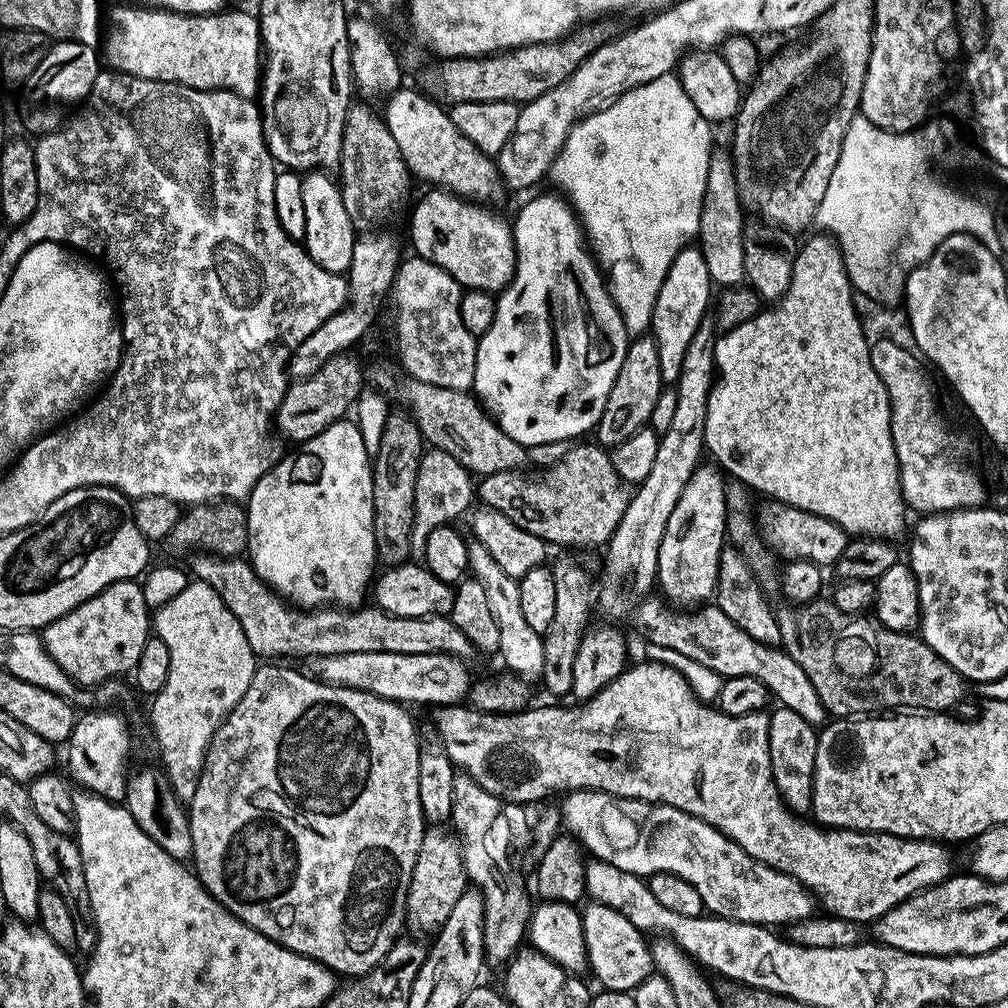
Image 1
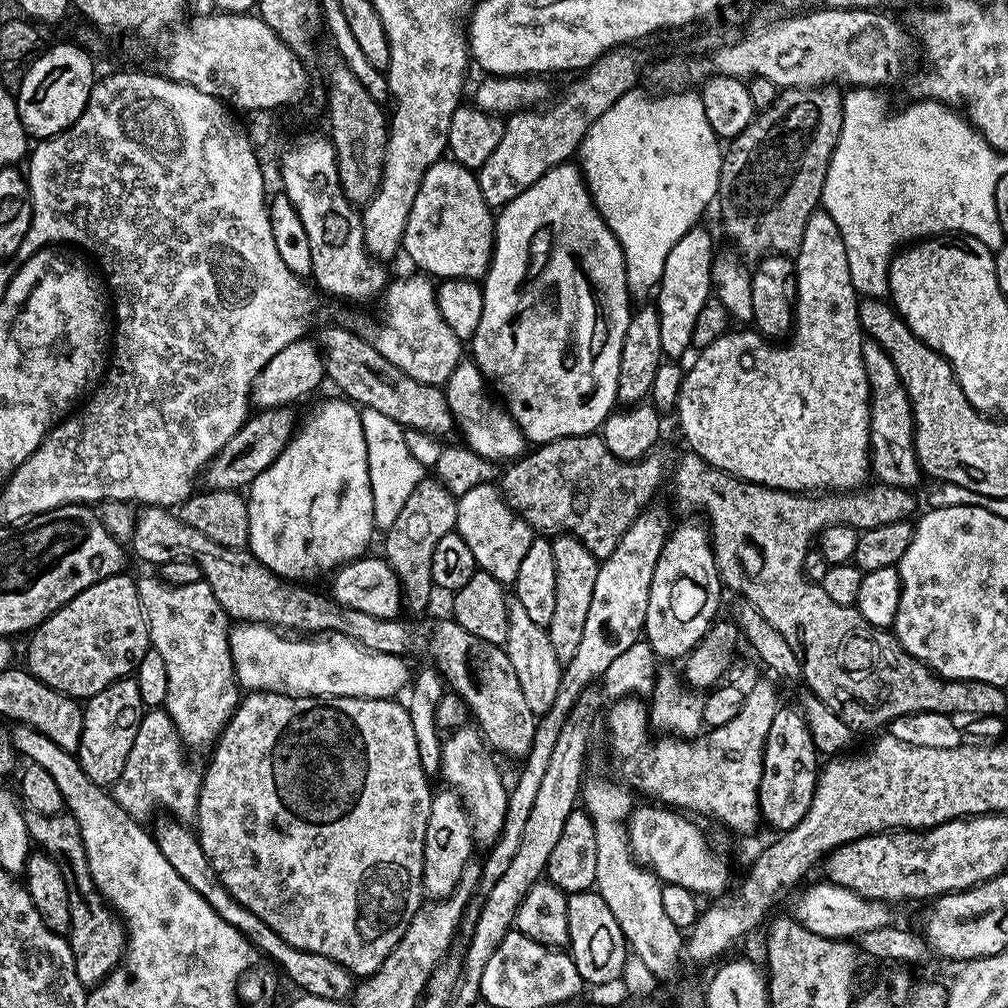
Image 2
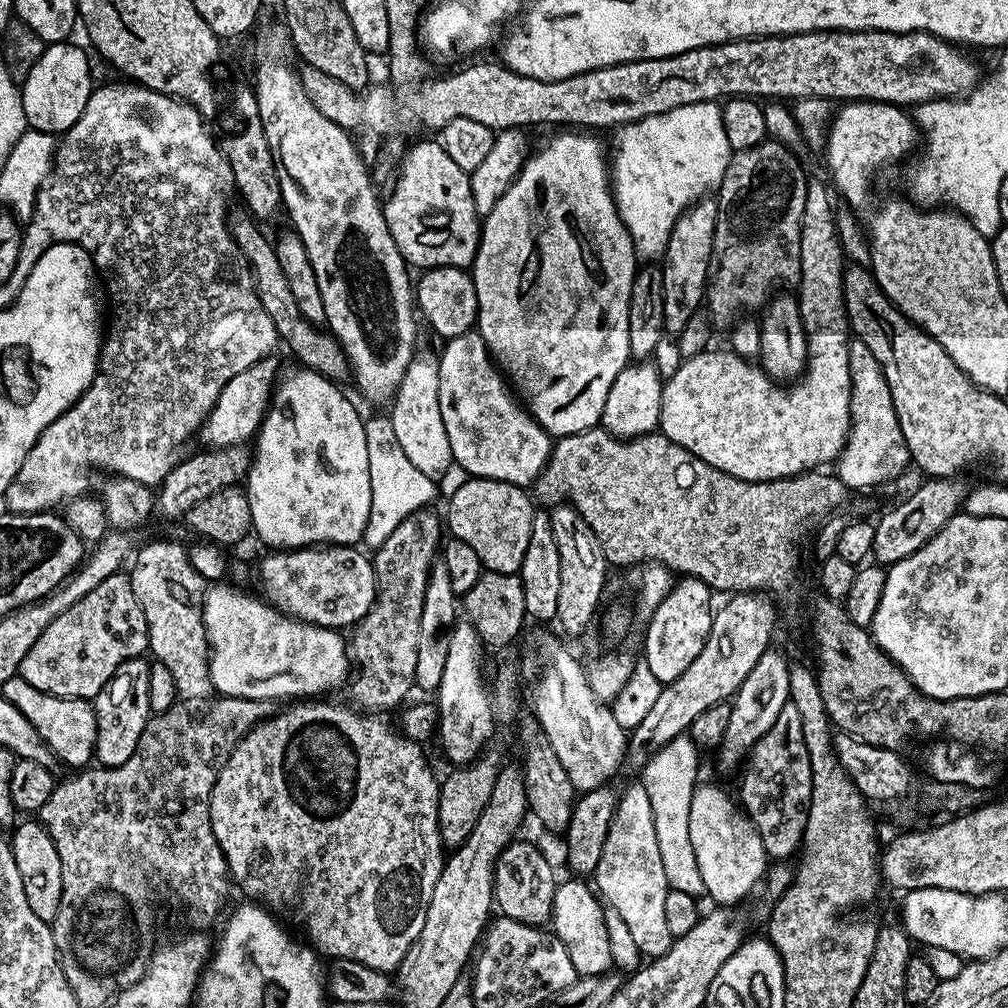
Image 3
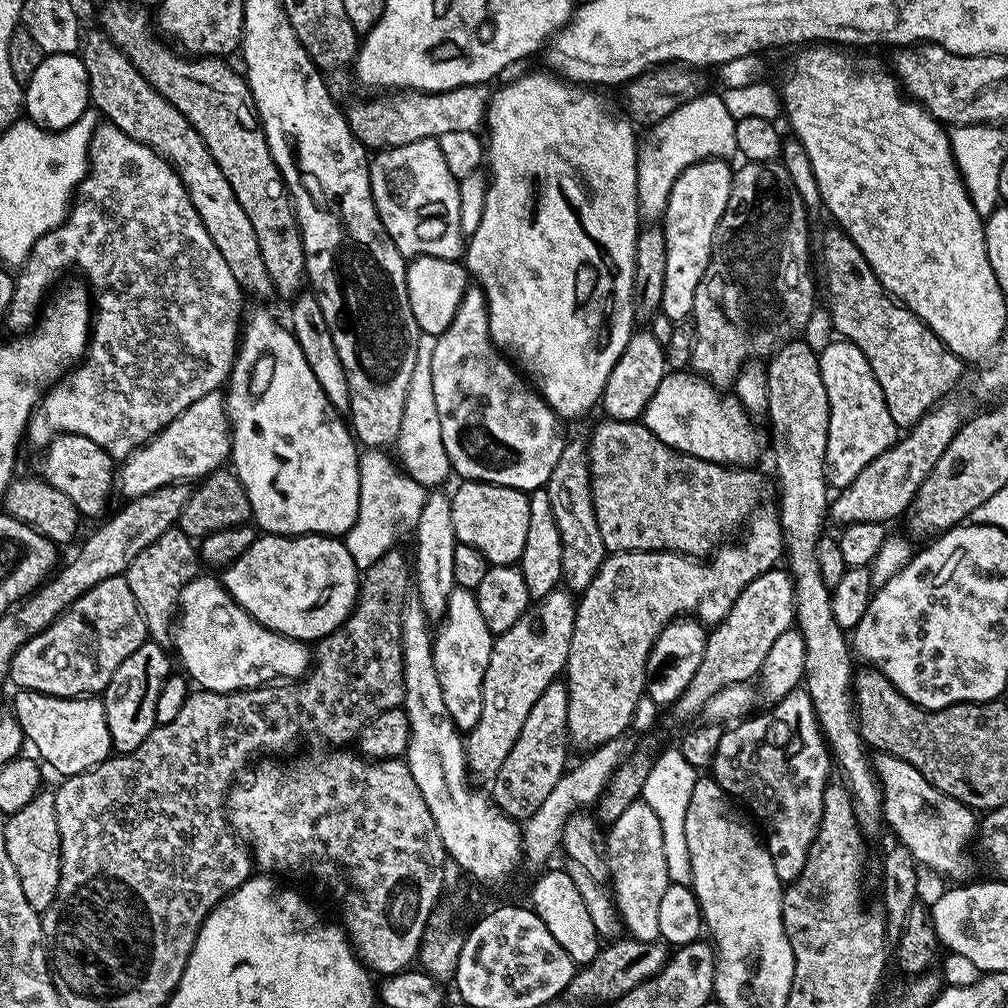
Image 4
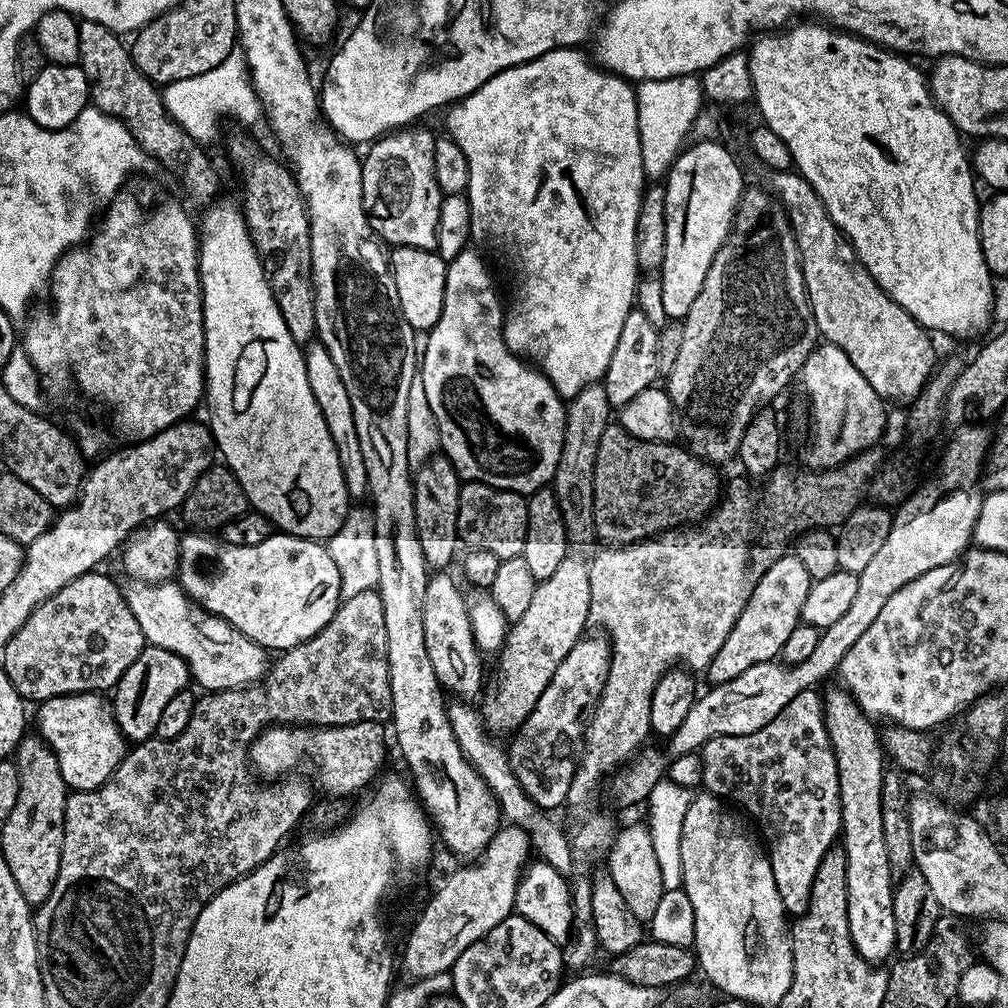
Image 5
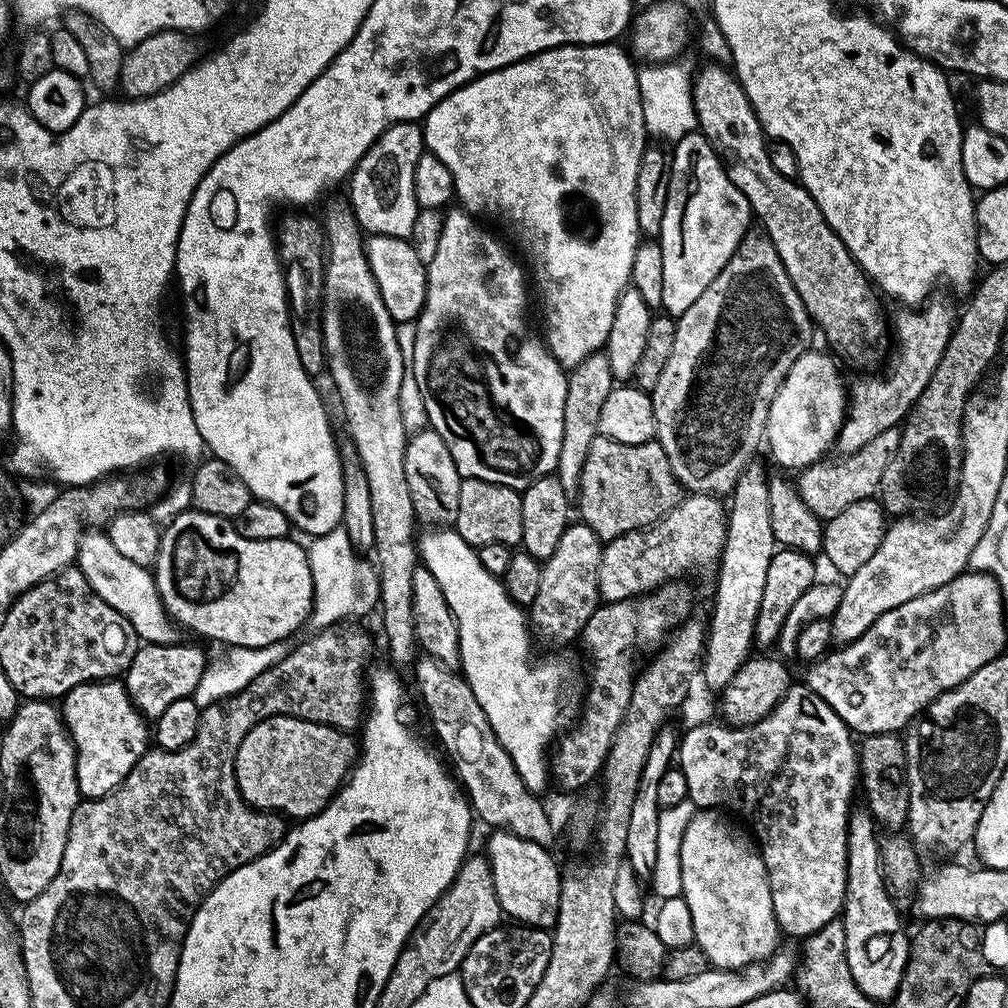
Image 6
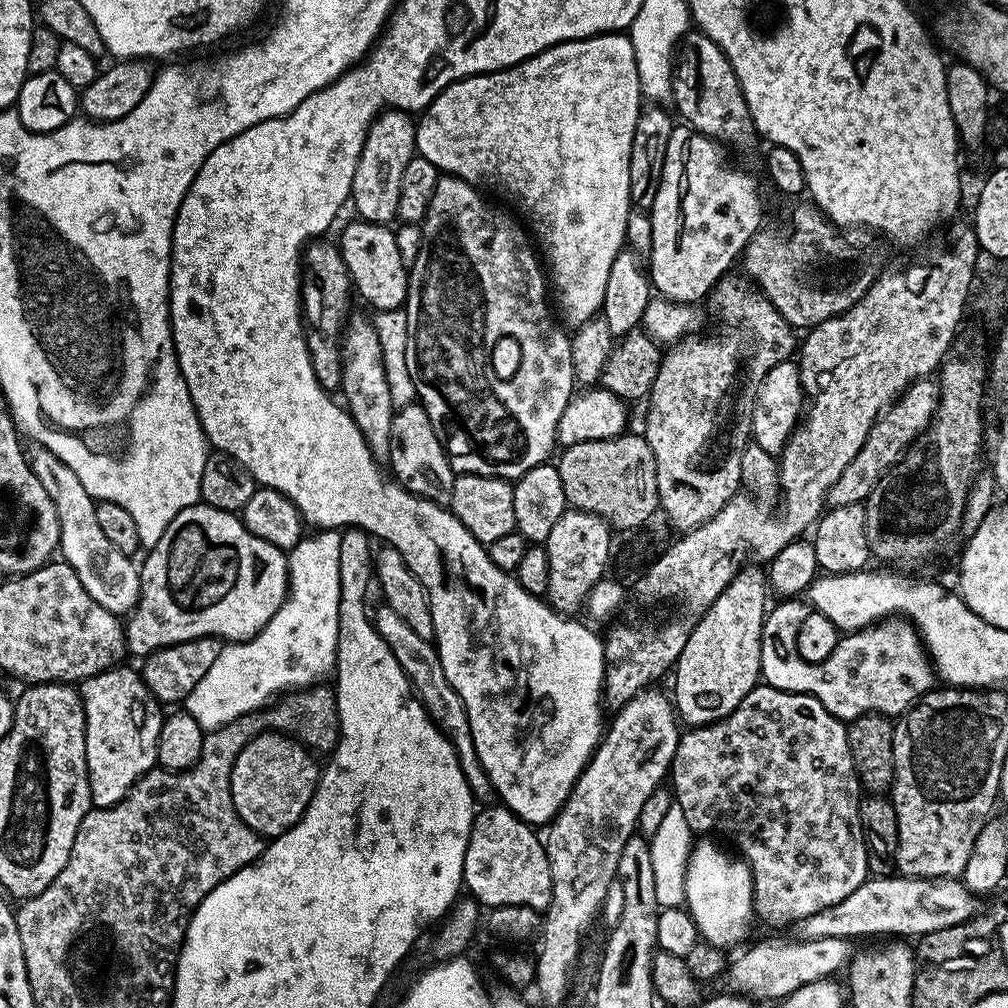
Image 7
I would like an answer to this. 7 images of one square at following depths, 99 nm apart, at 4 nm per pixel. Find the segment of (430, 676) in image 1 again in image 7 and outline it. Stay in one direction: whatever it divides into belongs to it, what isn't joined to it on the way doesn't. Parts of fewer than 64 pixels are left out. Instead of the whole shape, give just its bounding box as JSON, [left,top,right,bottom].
[27,446,140,614]

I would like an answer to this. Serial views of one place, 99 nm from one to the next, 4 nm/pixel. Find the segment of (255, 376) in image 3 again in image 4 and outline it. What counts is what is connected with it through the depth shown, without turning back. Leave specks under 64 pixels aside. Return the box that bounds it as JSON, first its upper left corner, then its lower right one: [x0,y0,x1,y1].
[118,391,232,498]

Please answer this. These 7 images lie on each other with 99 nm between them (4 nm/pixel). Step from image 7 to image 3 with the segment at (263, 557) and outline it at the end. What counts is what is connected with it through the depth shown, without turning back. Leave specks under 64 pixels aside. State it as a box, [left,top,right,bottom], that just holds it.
[260,546,376,630]

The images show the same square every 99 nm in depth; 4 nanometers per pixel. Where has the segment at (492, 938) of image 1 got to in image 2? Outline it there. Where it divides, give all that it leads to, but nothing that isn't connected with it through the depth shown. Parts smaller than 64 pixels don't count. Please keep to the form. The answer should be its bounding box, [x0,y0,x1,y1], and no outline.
[439,726,509,846]

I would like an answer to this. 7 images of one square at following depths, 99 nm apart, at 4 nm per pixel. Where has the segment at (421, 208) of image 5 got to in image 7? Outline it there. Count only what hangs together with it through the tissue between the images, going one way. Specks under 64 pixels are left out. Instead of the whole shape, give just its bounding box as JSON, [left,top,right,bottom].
[350,110,417,224]

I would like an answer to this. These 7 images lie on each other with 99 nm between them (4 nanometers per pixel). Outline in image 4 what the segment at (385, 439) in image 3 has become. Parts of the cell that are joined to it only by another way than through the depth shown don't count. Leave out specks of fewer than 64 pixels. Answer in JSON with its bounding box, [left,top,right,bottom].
[346,450,428,570]

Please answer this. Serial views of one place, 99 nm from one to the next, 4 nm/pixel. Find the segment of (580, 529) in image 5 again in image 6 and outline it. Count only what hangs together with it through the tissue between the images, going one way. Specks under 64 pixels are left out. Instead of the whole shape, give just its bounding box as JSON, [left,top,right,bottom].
[555,351,614,494]

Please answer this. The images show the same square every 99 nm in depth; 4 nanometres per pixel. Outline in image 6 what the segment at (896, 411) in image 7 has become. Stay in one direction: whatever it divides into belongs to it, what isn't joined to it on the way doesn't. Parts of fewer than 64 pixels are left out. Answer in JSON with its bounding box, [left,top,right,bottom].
[794,427,899,522]

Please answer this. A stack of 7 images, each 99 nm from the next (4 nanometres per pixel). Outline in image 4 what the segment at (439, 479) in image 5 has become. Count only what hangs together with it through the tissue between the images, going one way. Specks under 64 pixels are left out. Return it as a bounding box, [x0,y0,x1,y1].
[414,490,457,622]

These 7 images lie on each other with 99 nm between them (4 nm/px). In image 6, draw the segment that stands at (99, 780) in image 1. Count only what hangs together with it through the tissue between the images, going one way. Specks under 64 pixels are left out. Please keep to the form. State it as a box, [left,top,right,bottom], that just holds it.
[122,643,206,722]

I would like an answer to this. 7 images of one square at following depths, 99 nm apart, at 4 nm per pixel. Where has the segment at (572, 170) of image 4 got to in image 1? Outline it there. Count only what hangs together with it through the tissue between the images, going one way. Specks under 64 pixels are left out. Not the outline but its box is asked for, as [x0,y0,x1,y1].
[471,195,630,450]

